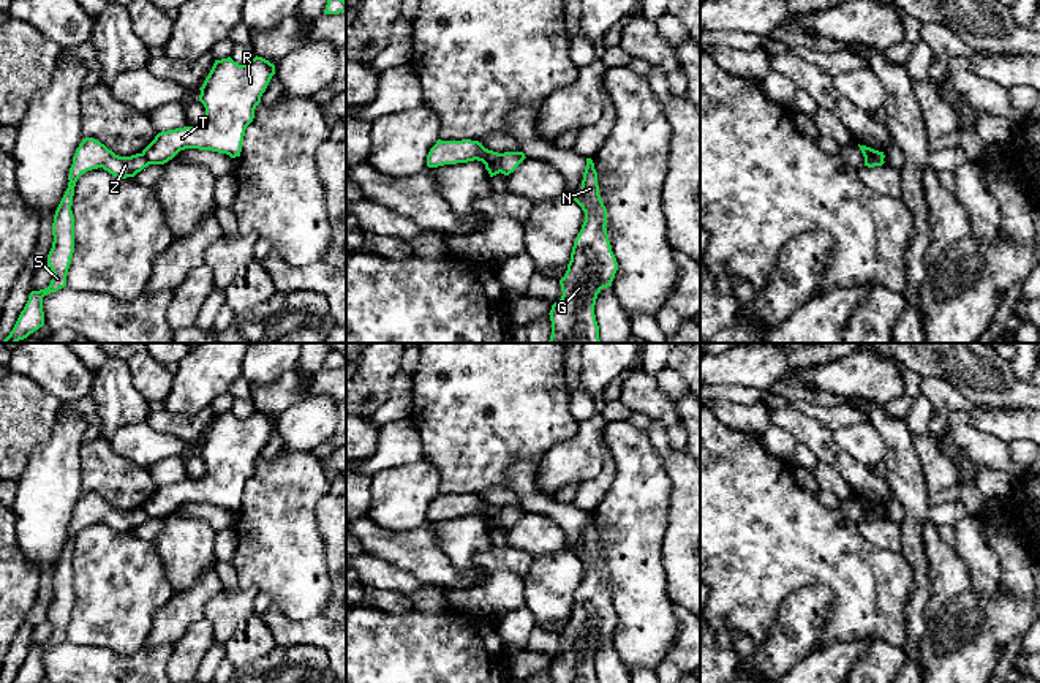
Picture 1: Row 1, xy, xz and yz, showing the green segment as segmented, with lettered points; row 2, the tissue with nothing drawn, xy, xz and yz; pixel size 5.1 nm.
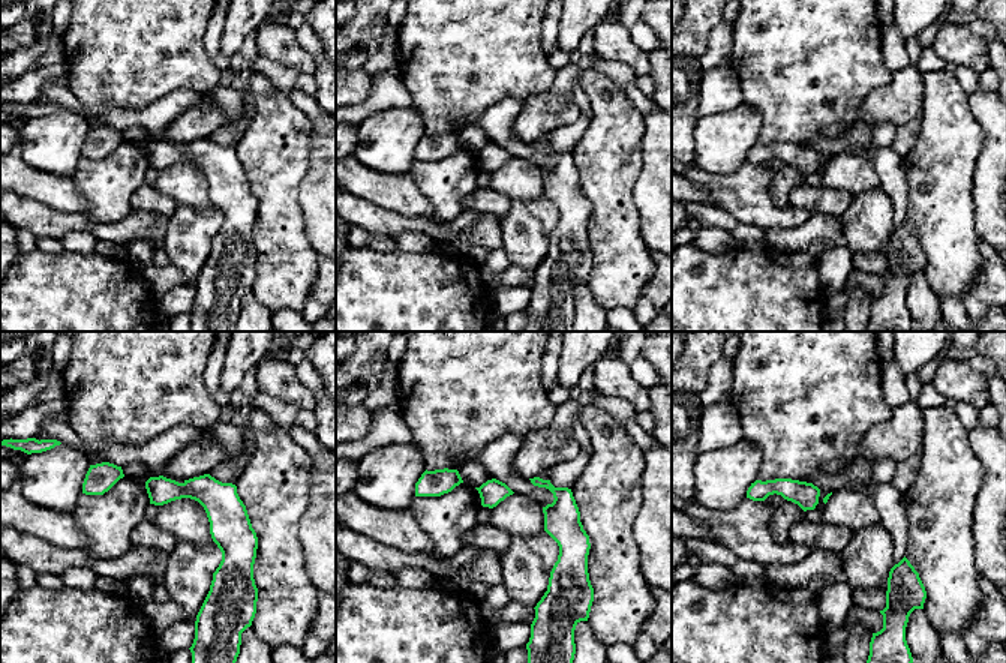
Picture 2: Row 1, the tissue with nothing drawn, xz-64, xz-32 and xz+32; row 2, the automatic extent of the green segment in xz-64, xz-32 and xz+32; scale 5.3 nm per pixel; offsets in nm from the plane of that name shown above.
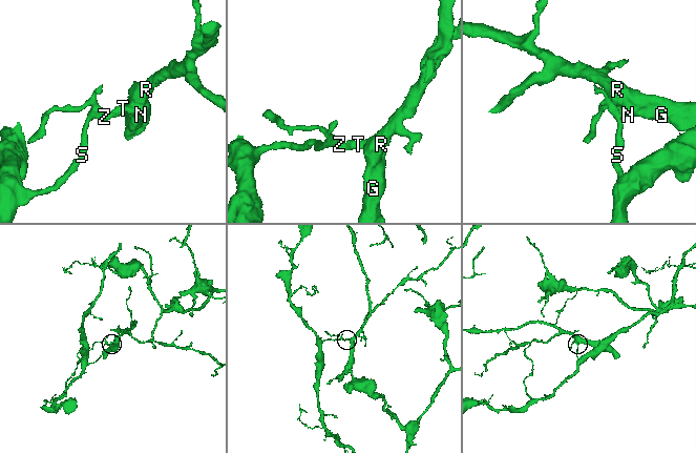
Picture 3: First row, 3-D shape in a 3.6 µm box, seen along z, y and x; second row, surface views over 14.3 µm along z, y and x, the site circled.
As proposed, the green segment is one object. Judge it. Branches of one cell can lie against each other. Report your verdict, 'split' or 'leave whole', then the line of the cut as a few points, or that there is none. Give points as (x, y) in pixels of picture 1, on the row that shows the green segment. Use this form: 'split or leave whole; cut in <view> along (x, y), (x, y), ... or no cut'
split; cut in xz along (501, 154), (498, 171)

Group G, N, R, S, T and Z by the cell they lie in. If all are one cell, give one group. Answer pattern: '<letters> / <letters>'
G N R T / S Z

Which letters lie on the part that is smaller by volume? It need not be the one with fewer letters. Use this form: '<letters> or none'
G, N, R, T

